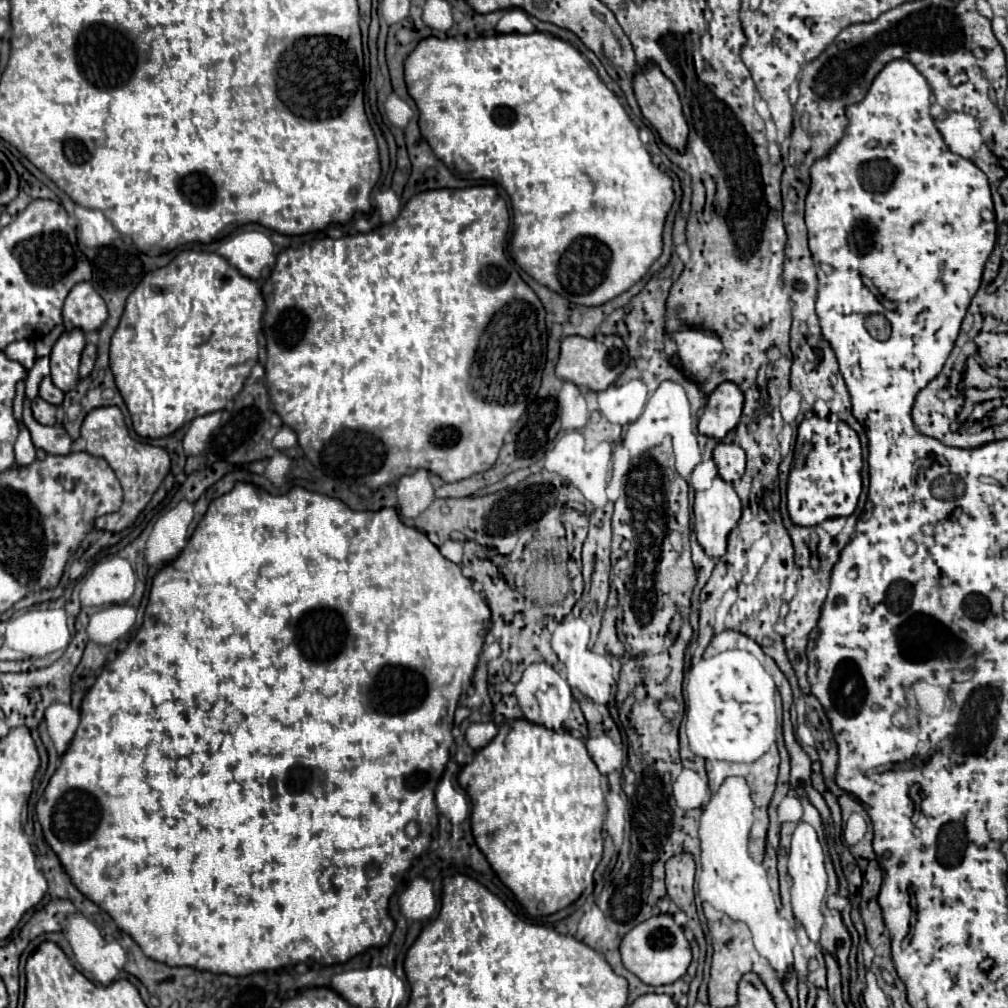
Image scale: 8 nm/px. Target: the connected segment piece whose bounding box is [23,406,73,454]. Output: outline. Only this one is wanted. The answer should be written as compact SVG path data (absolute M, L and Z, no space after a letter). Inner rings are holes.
M31 406L23 408L23 422L29 428L29 432L33 436L33 444L37 448L45 450L47 454L69 454L71 452L73 440L61 424L57 424L57 426L39 424L31 414Z

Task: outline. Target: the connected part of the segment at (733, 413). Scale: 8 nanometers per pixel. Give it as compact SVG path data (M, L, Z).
M733 382L719 384L709 396L707 406L699 418L699 434L721 440L727 432L731 432L743 408L743 392Z

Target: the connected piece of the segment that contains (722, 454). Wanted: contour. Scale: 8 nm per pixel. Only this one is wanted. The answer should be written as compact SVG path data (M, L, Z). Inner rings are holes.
M717 444L713 450L713 462L725 482L737 482L745 472L745 452L737 444Z

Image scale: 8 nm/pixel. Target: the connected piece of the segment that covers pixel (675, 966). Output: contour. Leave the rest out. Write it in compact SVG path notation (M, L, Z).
M659 914L637 924L631 932L625 934L621 942L621 958L623 966L641 982L649 986L663 986L673 984L687 972L687 966L691 964L691 948L681 926L673 922L673 916Z

